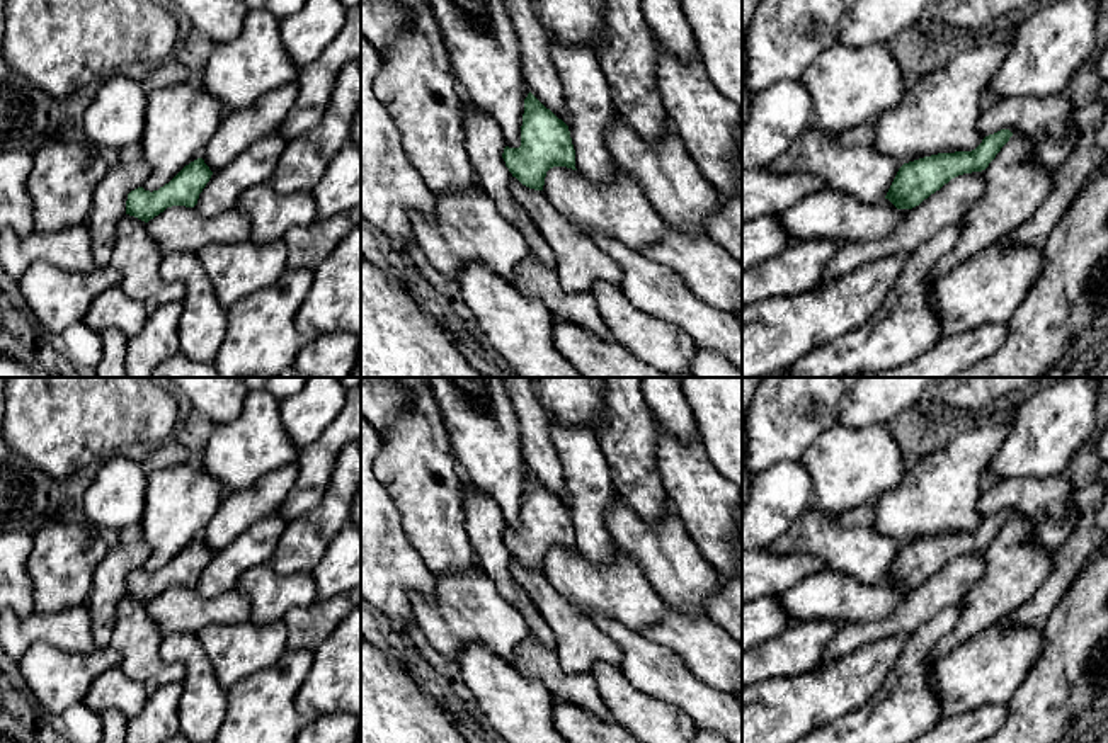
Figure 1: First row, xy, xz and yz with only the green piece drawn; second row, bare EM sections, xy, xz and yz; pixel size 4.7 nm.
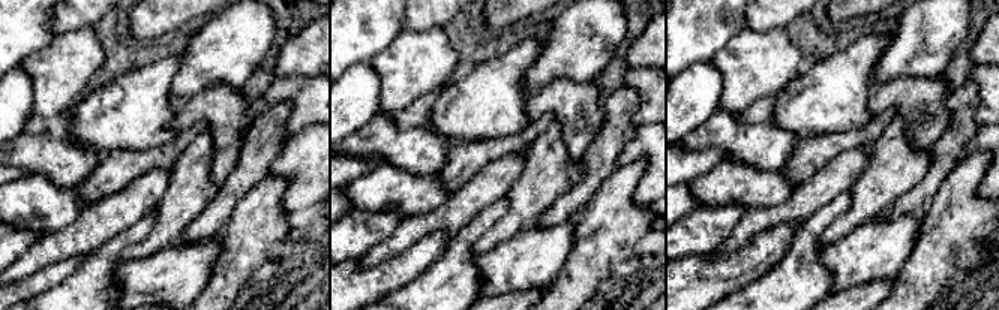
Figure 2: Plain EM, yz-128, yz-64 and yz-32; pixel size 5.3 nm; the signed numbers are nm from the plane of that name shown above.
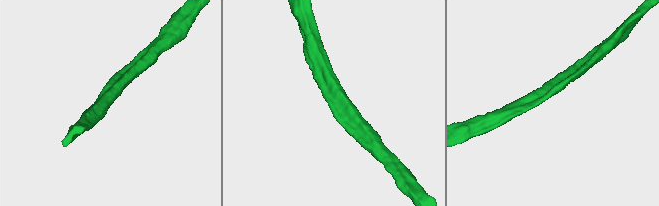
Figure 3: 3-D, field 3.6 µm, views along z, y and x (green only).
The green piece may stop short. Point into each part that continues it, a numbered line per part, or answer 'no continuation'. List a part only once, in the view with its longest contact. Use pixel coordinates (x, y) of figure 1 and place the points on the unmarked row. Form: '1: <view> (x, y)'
no continuation

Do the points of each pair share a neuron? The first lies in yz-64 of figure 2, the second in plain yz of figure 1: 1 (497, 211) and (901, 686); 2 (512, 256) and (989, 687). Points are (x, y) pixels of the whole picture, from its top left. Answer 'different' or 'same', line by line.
1: same
2: same

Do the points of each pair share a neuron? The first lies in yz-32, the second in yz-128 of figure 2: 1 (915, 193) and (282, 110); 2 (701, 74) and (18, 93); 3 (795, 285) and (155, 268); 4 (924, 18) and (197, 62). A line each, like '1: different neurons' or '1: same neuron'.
1: same neuron
2: same neuron
3: different neurons
4: same neuron

